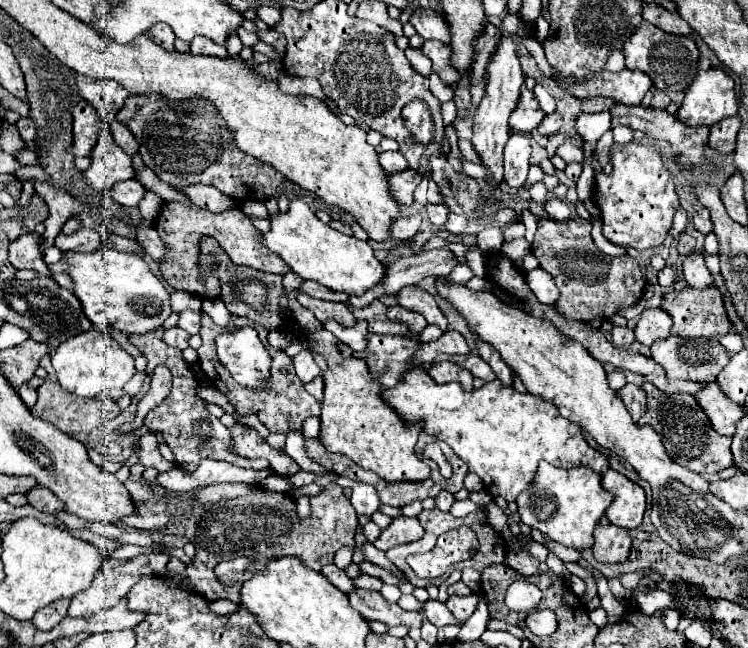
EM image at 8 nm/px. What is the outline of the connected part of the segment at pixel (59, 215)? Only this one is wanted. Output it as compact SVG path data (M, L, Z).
M36 178L30 180L34 184L35 191L51 207L51 217L45 221L45 233L43 233L45 245L51 247L55 237L61 233L61 227L65 225L65 221L71 217L71 213L79 213L83 211L83 207L73 197L65 195L65 191L57 190Z

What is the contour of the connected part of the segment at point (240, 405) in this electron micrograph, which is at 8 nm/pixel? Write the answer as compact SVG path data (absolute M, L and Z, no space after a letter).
M201 313L201 333L199 333L199 335L201 335L201 339L203 339L203 345L201 345L199 351L197 351L197 353L199 353L199 365L201 365L203 373L209 377L209 381L213 381L213 385L215 385L221 393L225 393L225 395L229 397L229 401L233 403L233 407L235 407L235 411L237 411L239 415L257 415L257 417L269 427L271 433L283 433L283 435L287 435L287 433L291 433L291 431L301 431L301 425L303 425L303 421L305 421L307 417L319 415L321 407L319 407L317 399L315 399L313 395L309 395L309 393L303 389L303 383L301 383L299 377L295 375L291 357L289 357L285 351L273 349L273 347L267 343L267 333L269 333L269 331L267 331L265 327L261 327L261 325L257 325L257 323L253 323L253 321L241 317L237 317L237 319L233 321L232 330L244 326L250 326L253 327L253 329L259 329L259 331L261 331L261 341L263 341L263 345L267 347L269 355L273 357L271 379L269 379L269 383L267 383L267 389L265 389L265 391L251 391L251 389L245 389L245 387L237 385L237 383L233 381L233 377L229 375L229 371L225 371L225 367L217 361L215 337L217 337L219 333L223 333L225 329L219 327L217 323L213 323L213 319L211 319L207 313Z

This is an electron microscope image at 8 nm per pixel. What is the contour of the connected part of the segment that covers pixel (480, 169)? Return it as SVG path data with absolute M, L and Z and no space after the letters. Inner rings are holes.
M465 159L462 161L463 172L474 179L489 178L490 173L483 165L476 165L472 162L468 162Z

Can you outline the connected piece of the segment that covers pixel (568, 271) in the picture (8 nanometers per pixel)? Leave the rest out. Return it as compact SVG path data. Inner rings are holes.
M539 219L531 253L537 257L539 267L553 277L559 289L555 309L569 321L591 321L597 317L609 319L619 309L635 305L643 297L645 277L639 263L629 255L607 257L599 253L591 239L591 223L587 219Z

